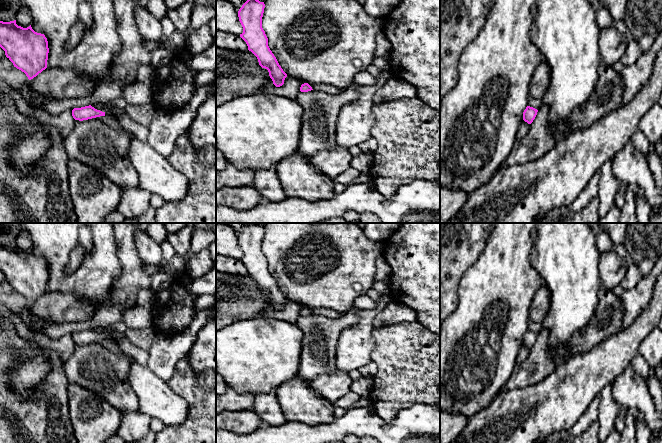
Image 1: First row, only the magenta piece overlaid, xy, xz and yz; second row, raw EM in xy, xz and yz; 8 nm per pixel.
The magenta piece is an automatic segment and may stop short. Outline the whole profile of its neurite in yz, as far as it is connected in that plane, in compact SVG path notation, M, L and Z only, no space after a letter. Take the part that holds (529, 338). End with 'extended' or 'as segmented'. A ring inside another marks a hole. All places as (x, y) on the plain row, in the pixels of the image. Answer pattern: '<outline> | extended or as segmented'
M527 330L523 336L523 344L527 346L528 348L531 348L533 344L535 343L537 336L538 336L537 333Z | as segmented

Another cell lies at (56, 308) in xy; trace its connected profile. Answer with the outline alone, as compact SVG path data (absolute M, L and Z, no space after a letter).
M46 292L27 309L28 313L40 317L49 324L82 322L93 317L96 310L72 294Z

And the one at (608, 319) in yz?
M602 286L594 317L586 329L575 333L565 344L551 349L549 331L543 328L530 348L527 359L512 373L506 389L523 389L543 381L556 370L556 356L564 363L572 356L588 353L603 340L622 330L623 317L621 298Z

